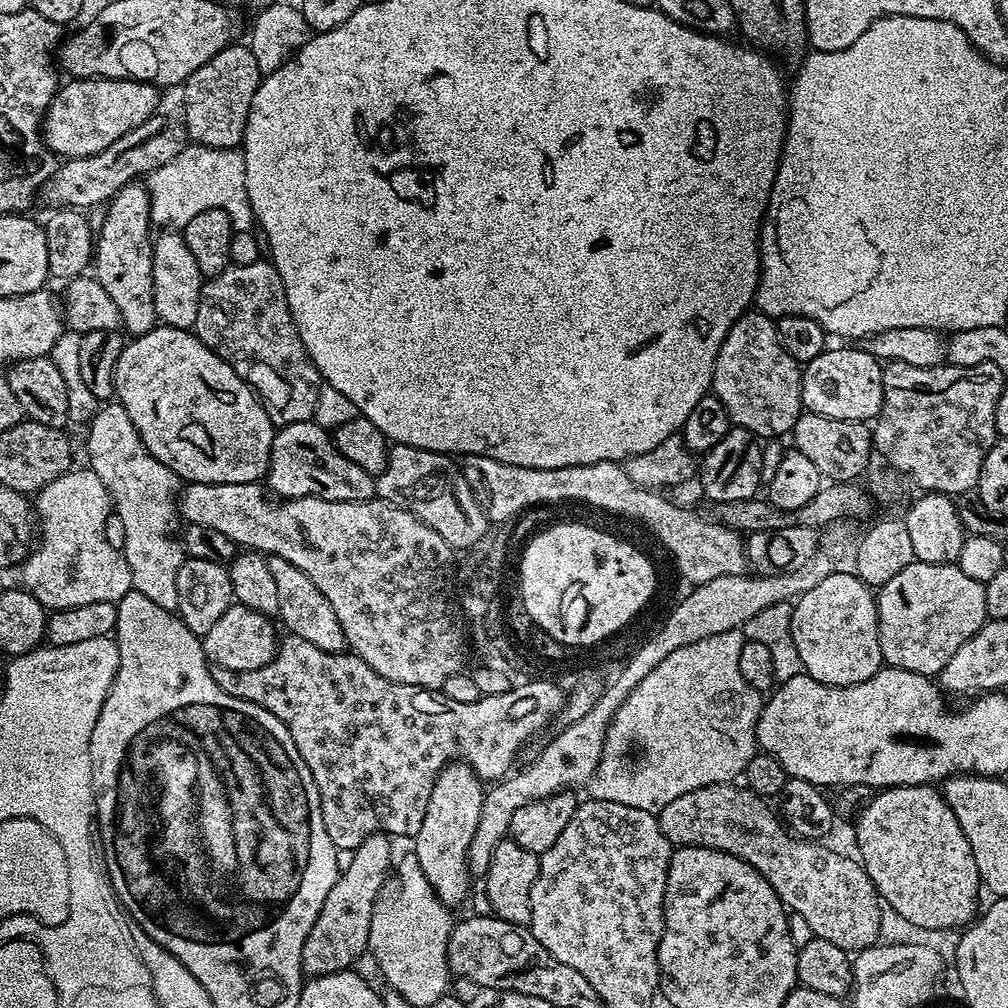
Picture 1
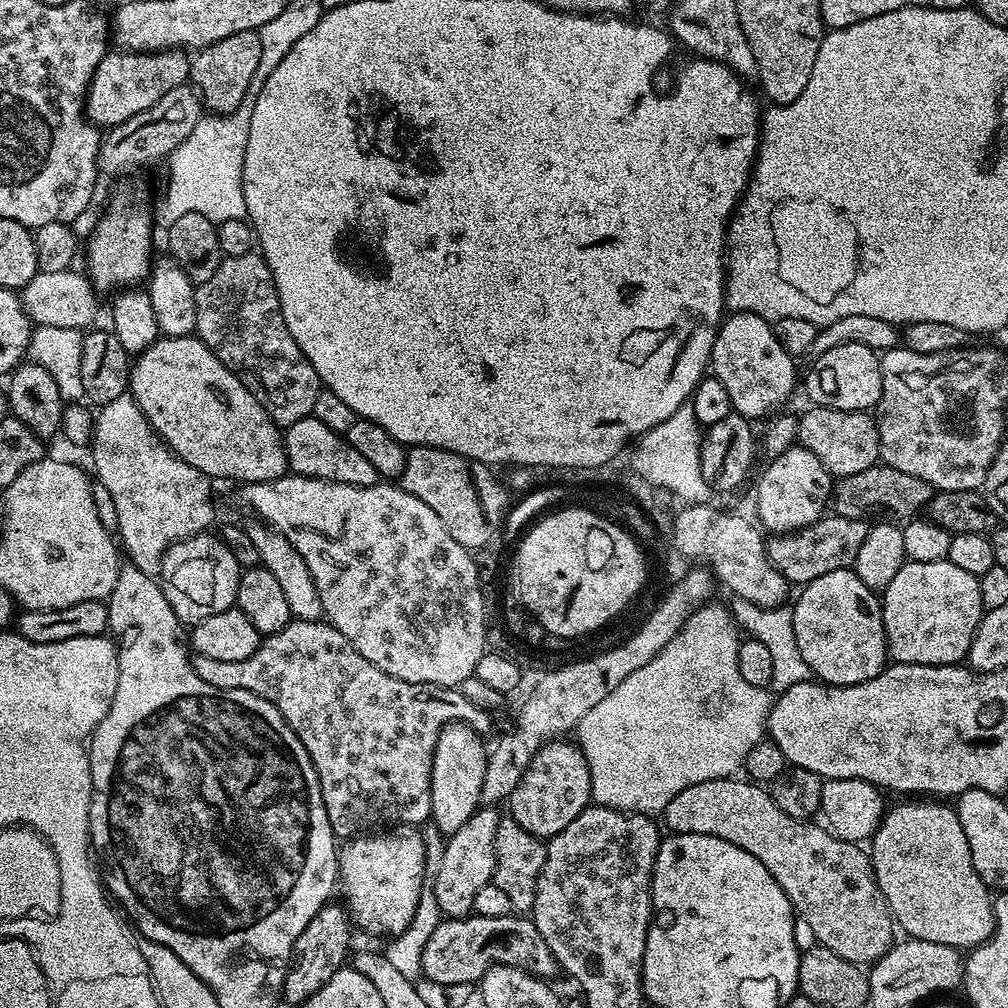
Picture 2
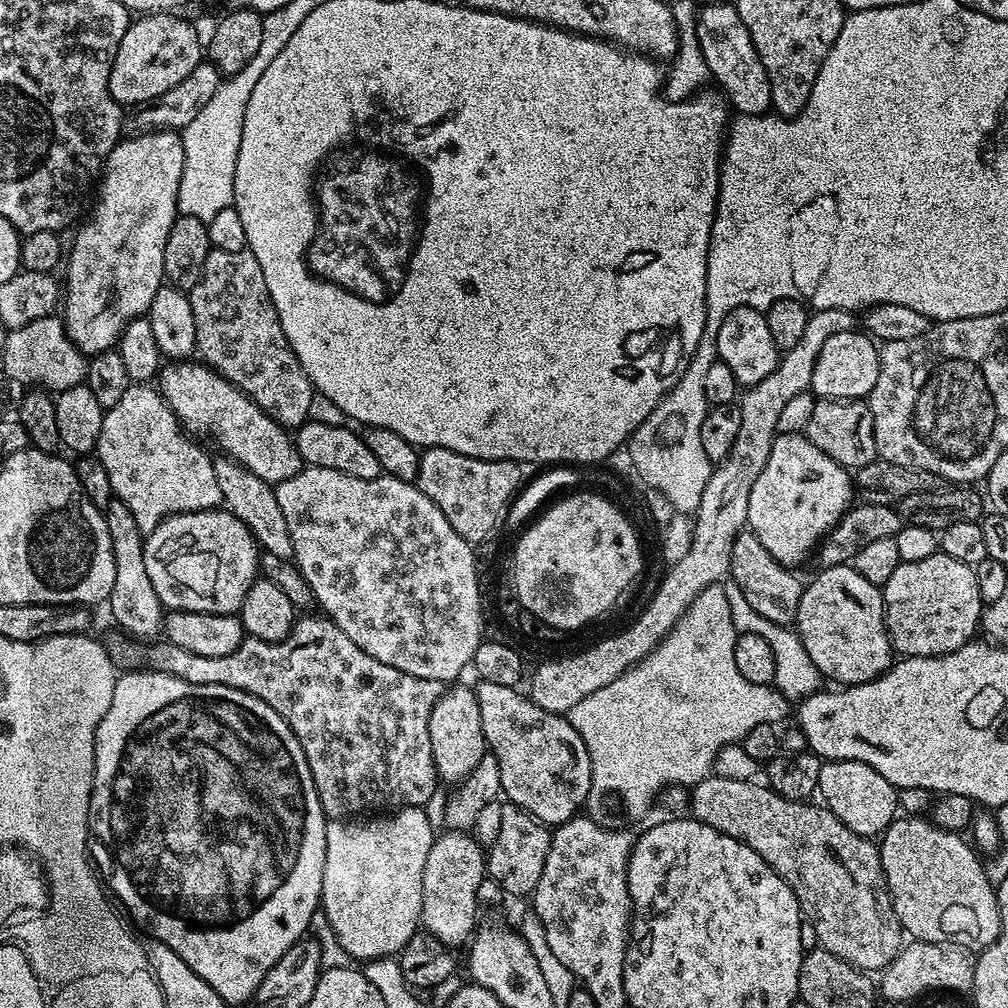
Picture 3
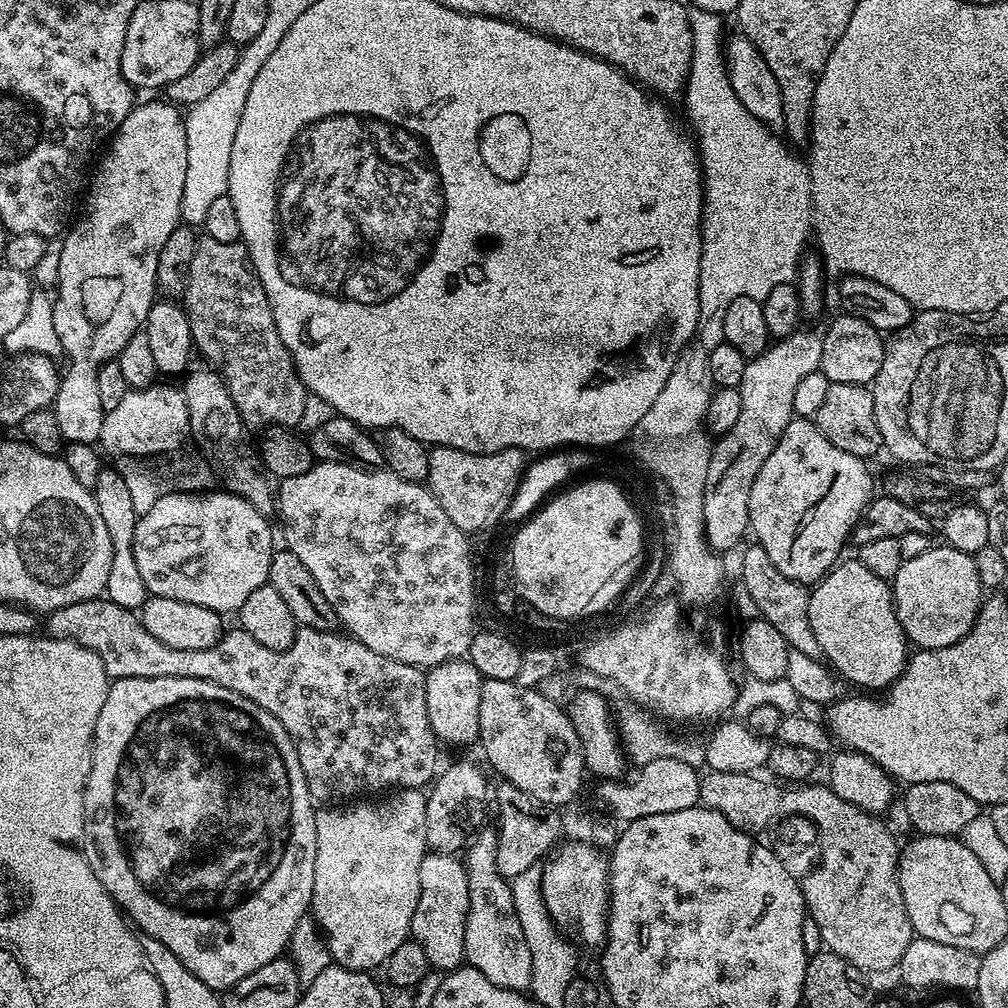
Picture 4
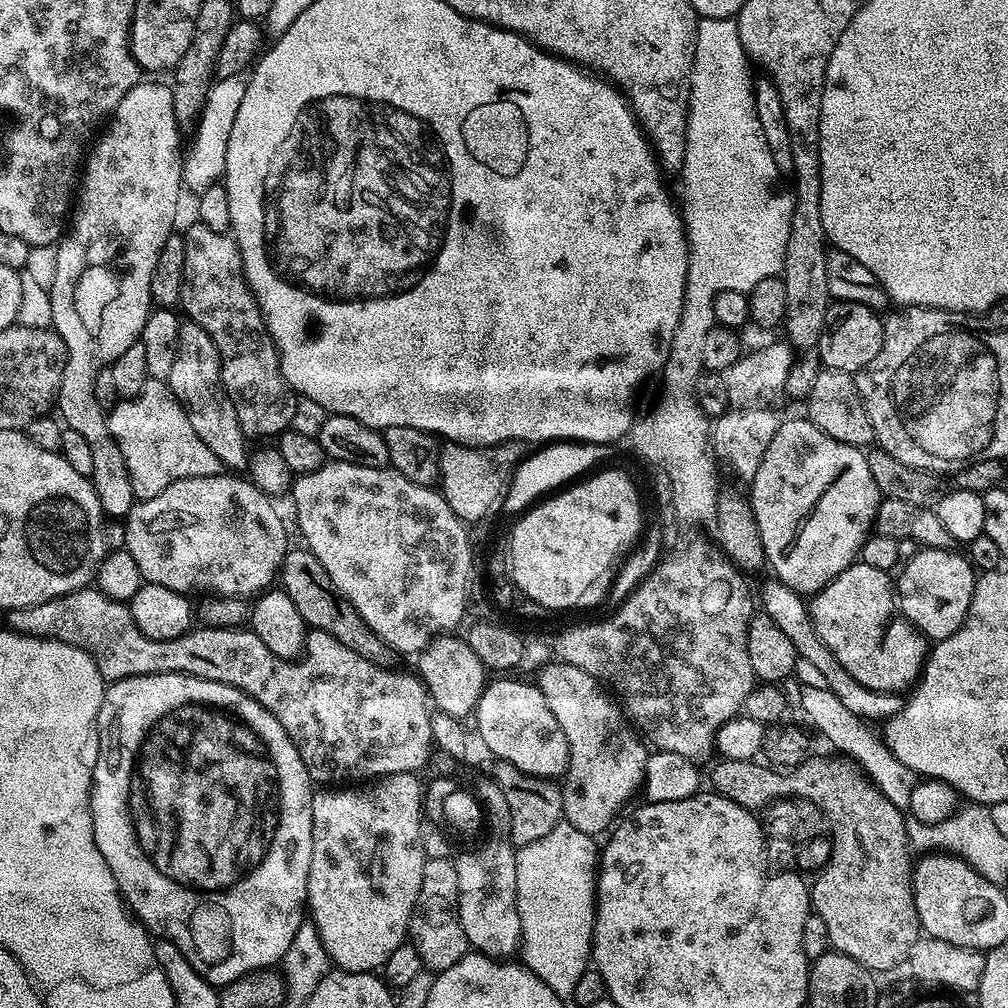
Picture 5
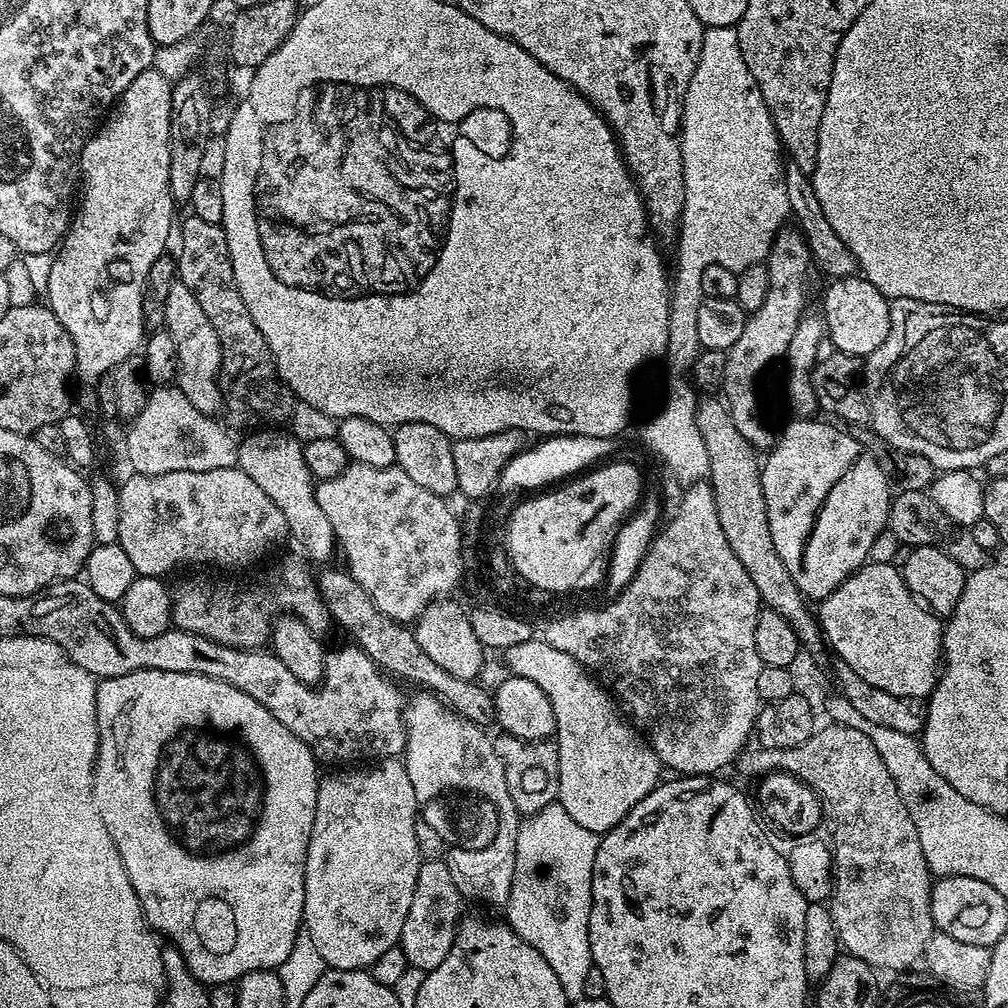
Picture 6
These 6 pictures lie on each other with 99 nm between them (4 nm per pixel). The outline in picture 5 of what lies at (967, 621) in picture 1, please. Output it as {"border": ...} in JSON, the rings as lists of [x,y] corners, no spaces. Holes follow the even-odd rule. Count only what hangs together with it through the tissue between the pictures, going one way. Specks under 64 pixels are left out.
{"border":[[[921,548],[914,558],[903,561],[894,580],[898,608],[929,641],[945,640],[962,626],[970,610],[977,569],[967,555],[947,548]],[[904,568],[904,569],[903,569]],[[901,571],[901,572],[900,572]]]}

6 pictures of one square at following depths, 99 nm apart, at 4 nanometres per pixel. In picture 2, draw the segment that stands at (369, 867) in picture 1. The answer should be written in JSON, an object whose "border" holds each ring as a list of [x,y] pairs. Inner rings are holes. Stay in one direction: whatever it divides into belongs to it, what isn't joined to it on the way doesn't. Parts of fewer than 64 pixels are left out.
{"border":[[[329,902],[310,918],[310,926],[298,934],[298,942],[292,948],[292,959],[288,972],[284,976],[284,991],[282,993],[285,1001],[289,1000],[292,1006],[298,1006],[310,998],[339,968],[345,967],[346,959],[349,957],[348,943],[352,940],[354,925],[345,909],[340,908],[335,902]],[[345,958],[345,960],[344,960]]]}

